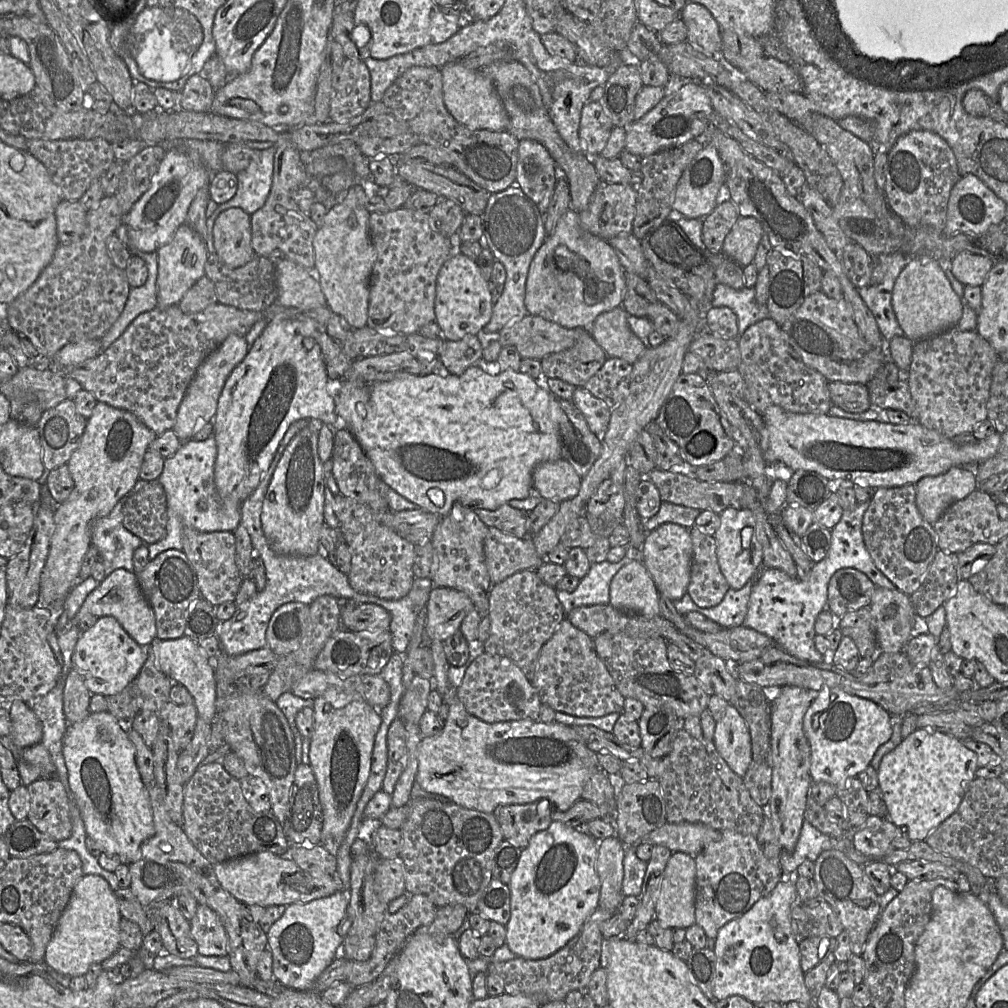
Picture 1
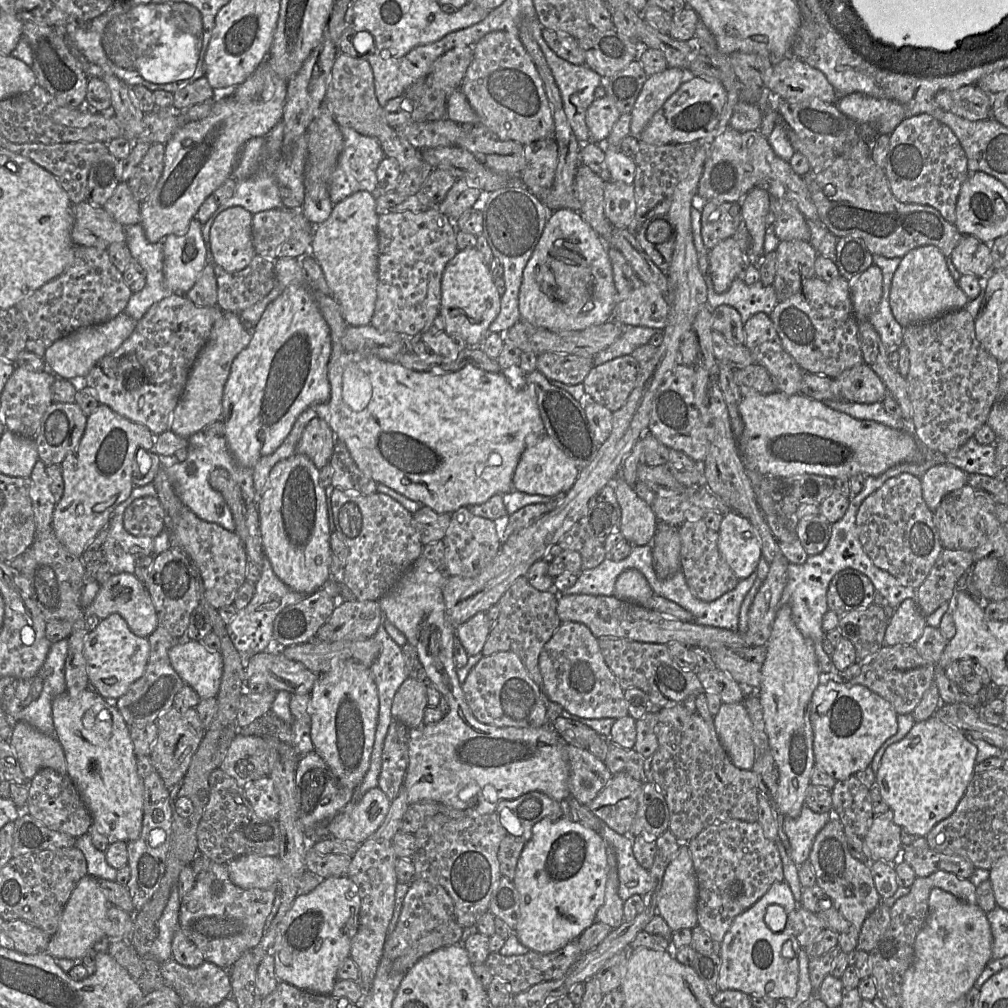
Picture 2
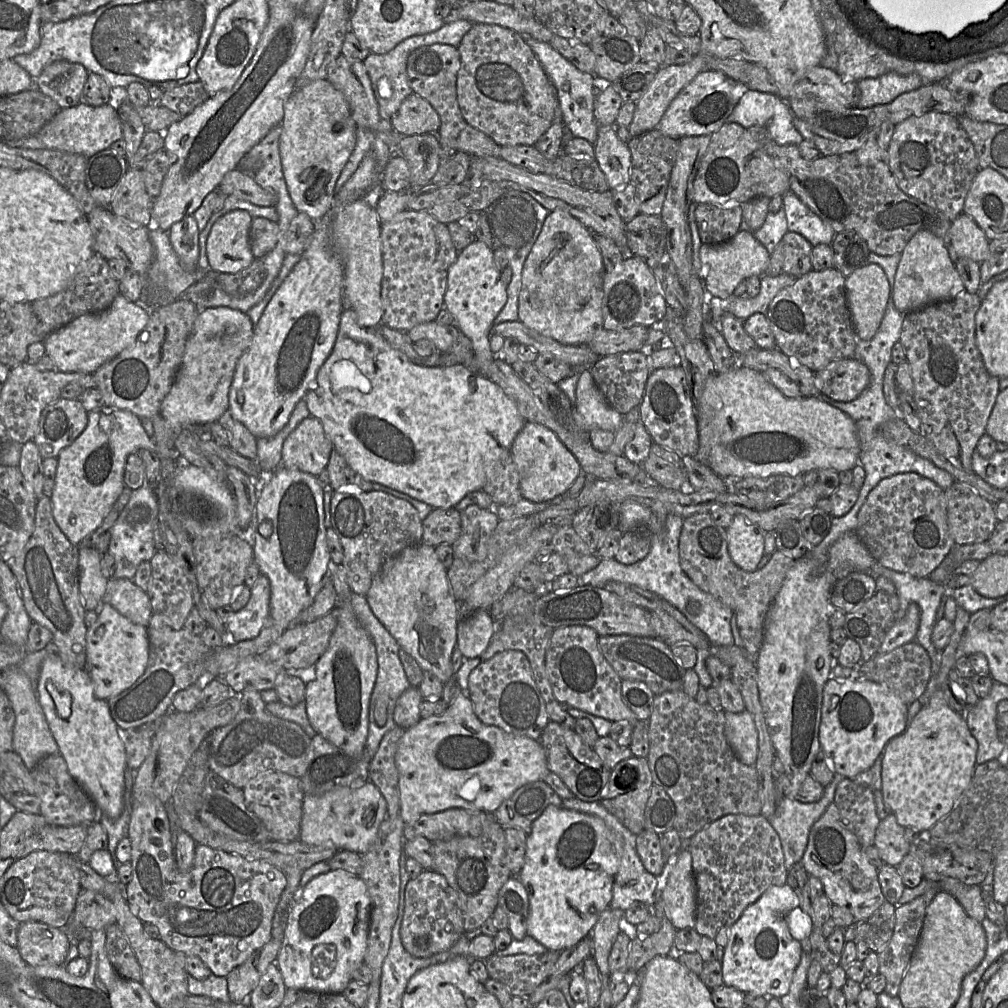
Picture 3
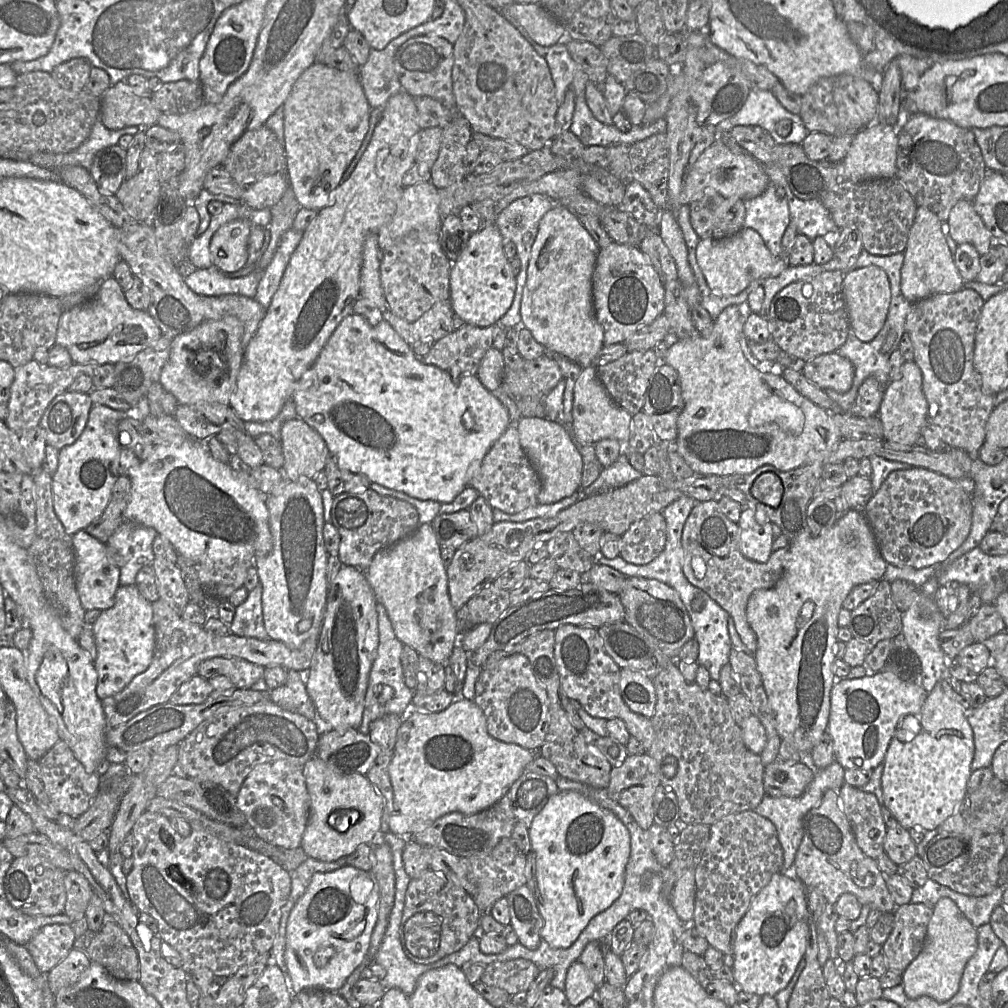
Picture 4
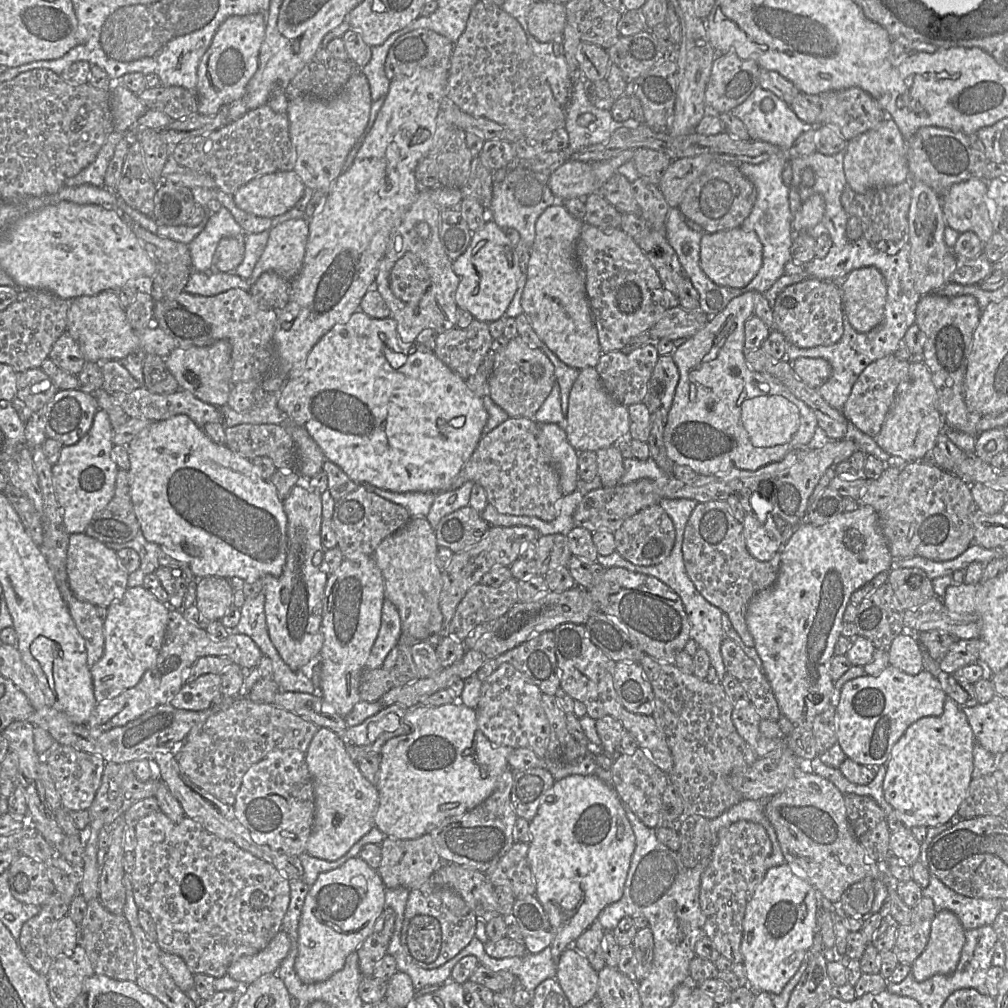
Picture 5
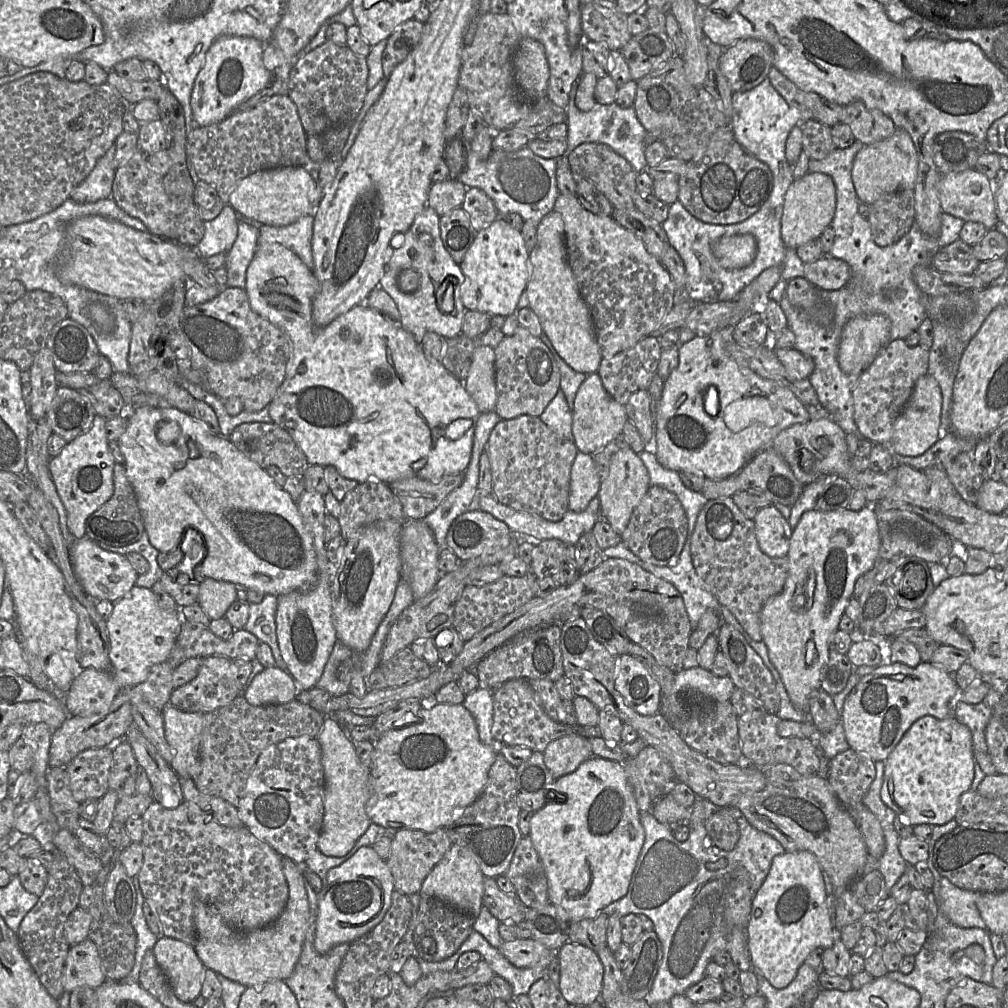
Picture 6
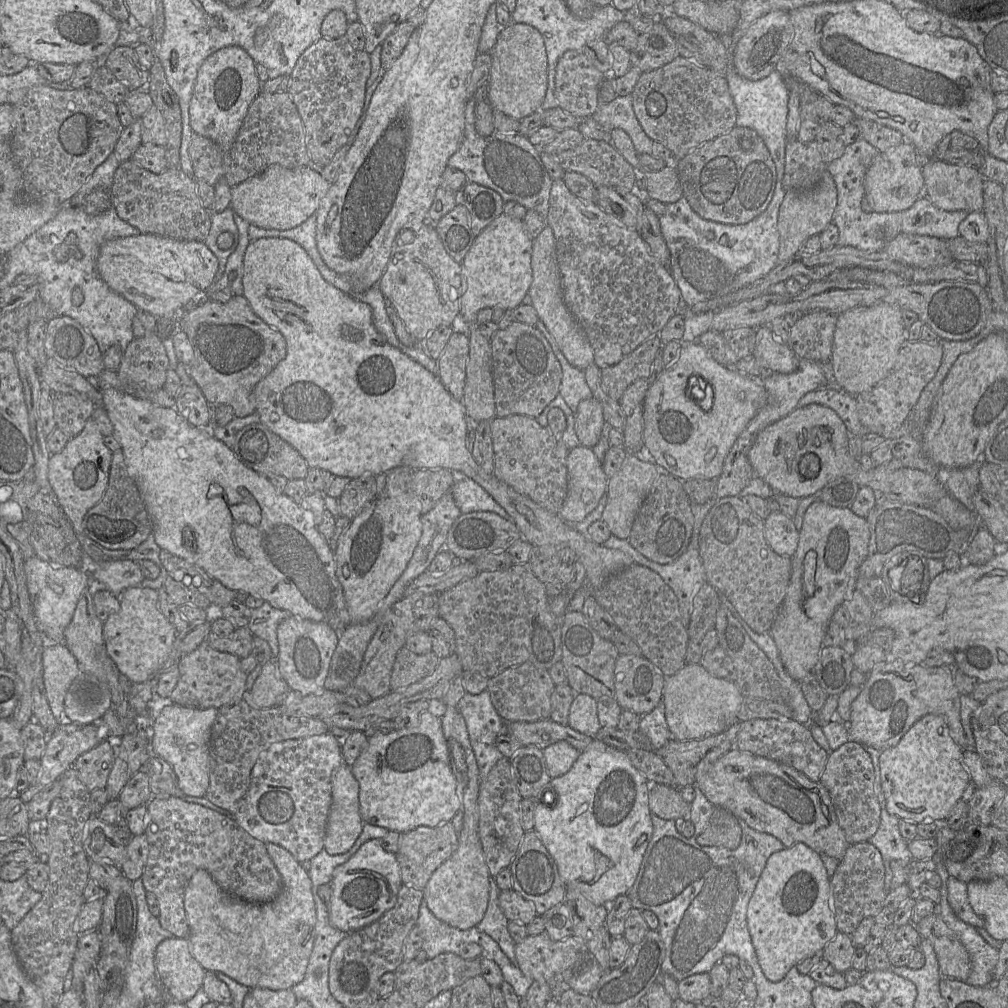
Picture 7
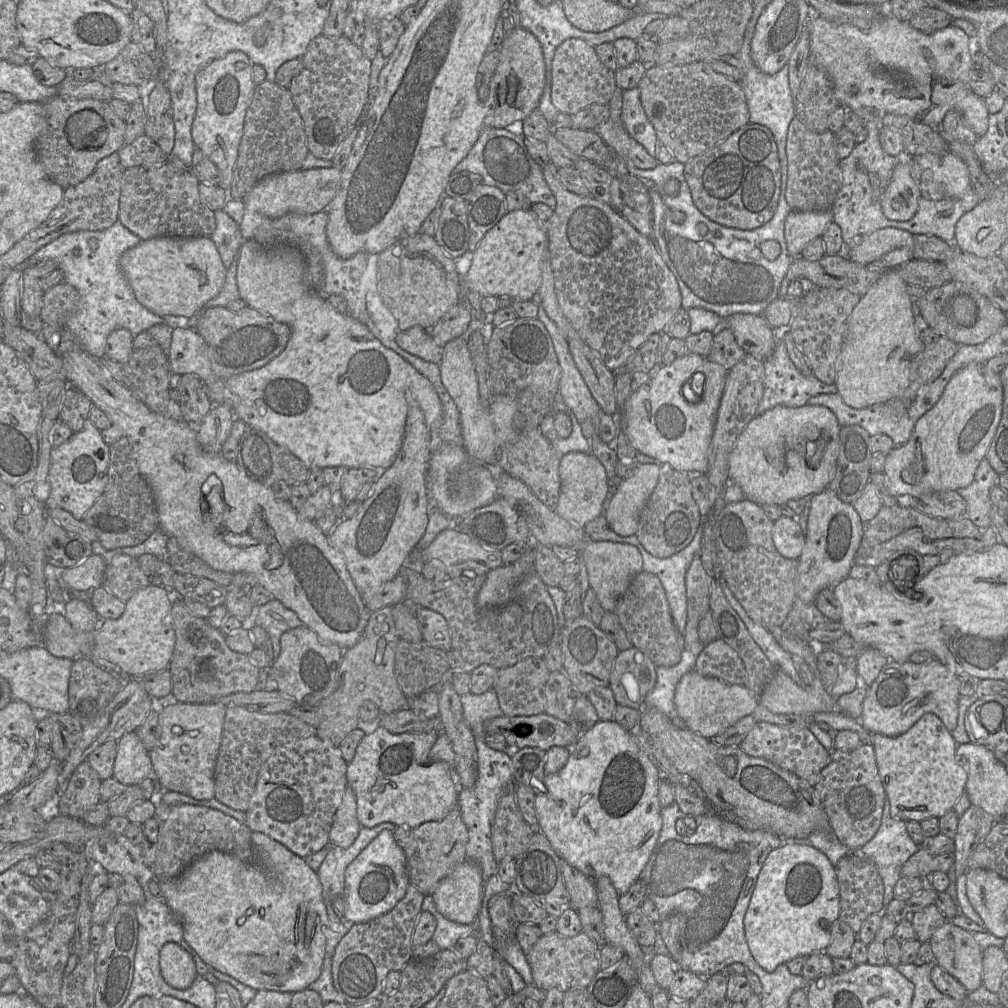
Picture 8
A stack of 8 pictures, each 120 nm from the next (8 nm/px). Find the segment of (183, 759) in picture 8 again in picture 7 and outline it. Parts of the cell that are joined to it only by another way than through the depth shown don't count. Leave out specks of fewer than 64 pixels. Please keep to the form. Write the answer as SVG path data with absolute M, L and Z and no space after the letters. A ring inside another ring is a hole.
M172 703L164 707L153 719L151 730L153 752L171 765L179 788L188 796L204 797L208 790L210 736L217 714L216 708L200 709Z

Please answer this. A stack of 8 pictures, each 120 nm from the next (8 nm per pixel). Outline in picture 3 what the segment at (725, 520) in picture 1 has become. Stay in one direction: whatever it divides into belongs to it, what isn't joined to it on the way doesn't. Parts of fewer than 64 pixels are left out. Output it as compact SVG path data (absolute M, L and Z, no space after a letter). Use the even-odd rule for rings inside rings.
M742 514L733 517L731 525L726 529L728 551L732 561L742 570L753 572L764 555L765 531L750 523Z

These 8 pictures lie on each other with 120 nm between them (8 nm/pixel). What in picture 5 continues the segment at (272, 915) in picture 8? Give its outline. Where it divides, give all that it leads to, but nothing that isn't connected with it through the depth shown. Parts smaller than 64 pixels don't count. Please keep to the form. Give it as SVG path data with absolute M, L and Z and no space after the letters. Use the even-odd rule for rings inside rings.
M280 930L263 950L232 962L227 975L238 982L251 984L262 976L277 973L290 948L288 935Z

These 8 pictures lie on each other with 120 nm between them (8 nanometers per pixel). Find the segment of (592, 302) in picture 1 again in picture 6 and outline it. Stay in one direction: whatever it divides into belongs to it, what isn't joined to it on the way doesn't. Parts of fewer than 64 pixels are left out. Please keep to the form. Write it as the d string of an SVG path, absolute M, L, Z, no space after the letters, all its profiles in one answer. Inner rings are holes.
M555 211L546 214L538 224L536 245L527 259L528 283L525 292L529 306L539 318L543 332L561 358L575 371L597 373L602 355L597 343L590 311L581 297L567 261L562 216Z

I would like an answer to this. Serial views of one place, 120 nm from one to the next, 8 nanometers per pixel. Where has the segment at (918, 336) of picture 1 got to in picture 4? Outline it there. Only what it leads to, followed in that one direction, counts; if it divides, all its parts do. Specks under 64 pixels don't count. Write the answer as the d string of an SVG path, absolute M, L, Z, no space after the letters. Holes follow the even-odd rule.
M919 206L910 229L901 269L901 292L915 304L936 294L955 293L964 288L964 280L957 269L947 245L942 222L929 209Z

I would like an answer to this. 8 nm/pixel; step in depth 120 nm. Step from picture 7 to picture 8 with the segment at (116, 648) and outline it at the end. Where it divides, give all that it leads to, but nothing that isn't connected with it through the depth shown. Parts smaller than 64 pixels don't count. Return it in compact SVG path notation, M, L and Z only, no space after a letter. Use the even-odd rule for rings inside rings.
M148 585L136 591L117 619L104 619L92 632L76 631L60 610L50 610L42 635L42 645L56 657L91 659L106 671L138 678L169 667L175 648L171 608L175 597L164 586Z

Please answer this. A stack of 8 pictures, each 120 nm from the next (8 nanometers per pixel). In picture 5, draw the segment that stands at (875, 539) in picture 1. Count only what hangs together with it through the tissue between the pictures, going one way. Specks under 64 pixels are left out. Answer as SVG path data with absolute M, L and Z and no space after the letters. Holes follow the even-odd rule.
M907 461L898 476L895 498L878 517L894 559L919 556L941 562L956 558L973 543L976 513L971 485L933 462Z

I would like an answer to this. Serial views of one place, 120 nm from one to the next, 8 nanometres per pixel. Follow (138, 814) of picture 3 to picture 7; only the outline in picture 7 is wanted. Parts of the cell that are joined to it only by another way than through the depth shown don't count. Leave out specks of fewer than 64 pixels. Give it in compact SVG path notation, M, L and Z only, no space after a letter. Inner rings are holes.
M152 796L146 806L148 823L144 834L149 844L149 855L141 880L146 891L155 894L159 902L160 925L174 937L187 939L189 935L184 893L191 877L199 869L206 870L225 892L247 902L269 902L281 892L282 878L267 852L266 844L250 835L233 818L174 796Z

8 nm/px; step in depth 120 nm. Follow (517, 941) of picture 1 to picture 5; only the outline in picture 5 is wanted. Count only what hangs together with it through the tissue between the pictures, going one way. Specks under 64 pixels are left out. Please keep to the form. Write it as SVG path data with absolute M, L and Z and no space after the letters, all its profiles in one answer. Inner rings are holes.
M594 775L566 776L555 781L554 785L547 791L547 795L546 801L541 803L535 817L529 824L530 842L528 861L536 883L535 896L542 904L550 924L555 930L555 937L551 944L551 950L553 961L558 966L561 954L567 949L568 945L573 944L575 940L597 920L598 915L606 906L617 902L622 897L632 855L636 847L636 838L624 811L623 803L616 790Z

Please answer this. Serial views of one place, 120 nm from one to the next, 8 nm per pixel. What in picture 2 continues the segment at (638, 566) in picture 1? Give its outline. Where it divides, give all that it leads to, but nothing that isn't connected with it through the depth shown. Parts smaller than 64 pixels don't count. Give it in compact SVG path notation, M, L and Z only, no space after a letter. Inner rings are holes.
M636 569L622 572L615 583L614 596L641 605L654 595L645 576Z

